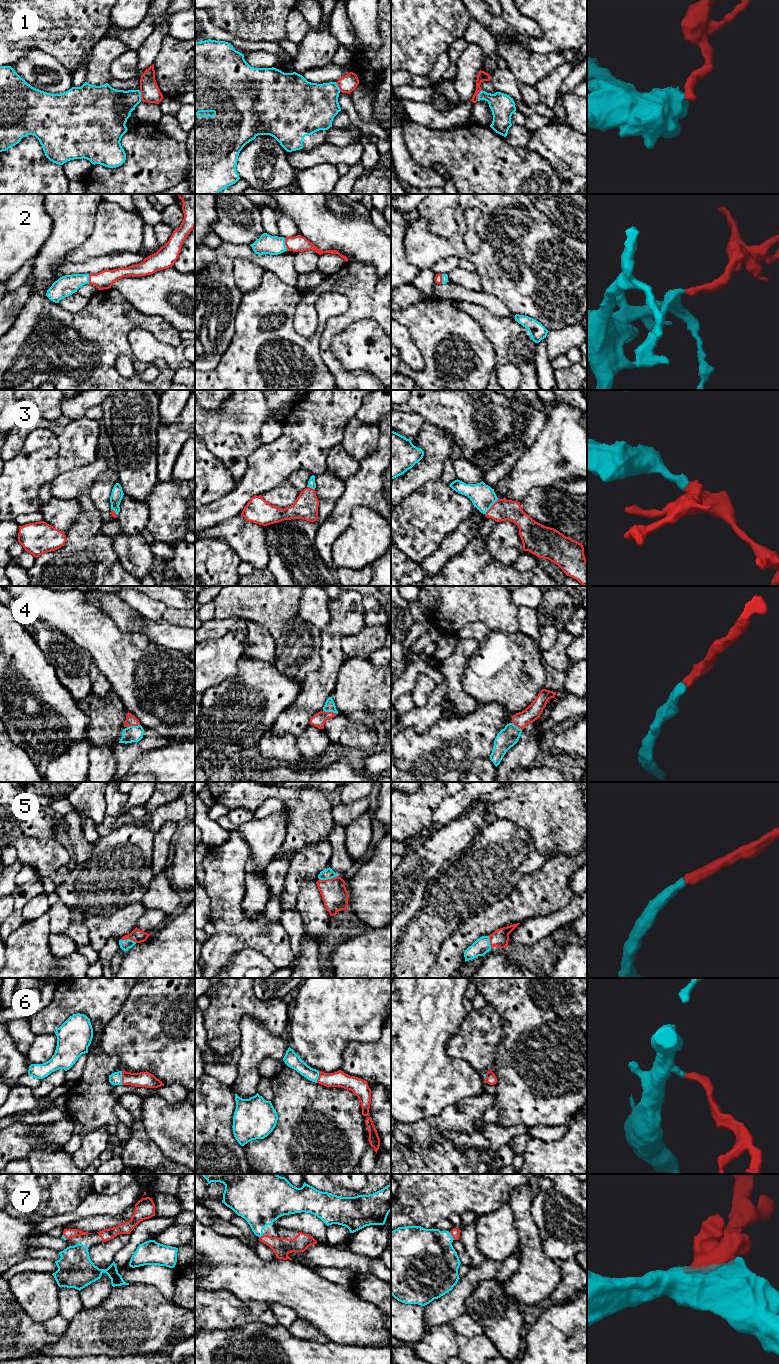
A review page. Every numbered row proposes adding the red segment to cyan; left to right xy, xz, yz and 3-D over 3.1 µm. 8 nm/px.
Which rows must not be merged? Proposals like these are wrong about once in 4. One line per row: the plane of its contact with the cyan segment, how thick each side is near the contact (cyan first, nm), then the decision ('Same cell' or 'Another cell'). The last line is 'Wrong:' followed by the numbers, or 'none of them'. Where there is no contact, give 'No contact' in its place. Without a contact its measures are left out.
1: Touches cyan in yz. Thickness 190 nm (cyan) against 80 nm. Another cell
2: Touches cyan in xz. Thickness 160 nm (cyan) against 130 nm. Same cell
3: Touches cyan in yz. Thickness 190 nm (cyan) against 170 nm. Same cell
4: Touches cyan in xz. Thickness 90 nm (cyan) against 110 nm. Same cell
5: Touches cyan in xz. Thickness 80 nm (cyan) against 200 nm. Same cell
6: Touches cyan in xy. Thickness 100 nm (cyan) against 130 nm. Same cell
7: Touches cyan in yz. Thickness 420 nm (cyan) against 70 nm. Same cell
Wrong: 1

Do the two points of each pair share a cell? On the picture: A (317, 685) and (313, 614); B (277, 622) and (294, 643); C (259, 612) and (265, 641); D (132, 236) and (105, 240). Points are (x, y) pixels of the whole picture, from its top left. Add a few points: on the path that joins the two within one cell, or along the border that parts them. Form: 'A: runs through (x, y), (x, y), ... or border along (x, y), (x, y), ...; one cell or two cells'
A: border along (327, 607), (329, 622), (321, 631); two cells
B: border along (297, 615), (285, 623), (281, 634), (275, 640); two cells
C: border along (262, 624), (267, 628), (274, 640); two cells
D: runs through (125, 236), (112, 236); one cell

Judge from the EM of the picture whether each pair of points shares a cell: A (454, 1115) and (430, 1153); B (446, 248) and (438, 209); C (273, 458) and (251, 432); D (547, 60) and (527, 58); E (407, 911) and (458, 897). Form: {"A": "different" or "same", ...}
{"A": "same", "B": "different", "C": "different", "D": "same", "E": "different"}

